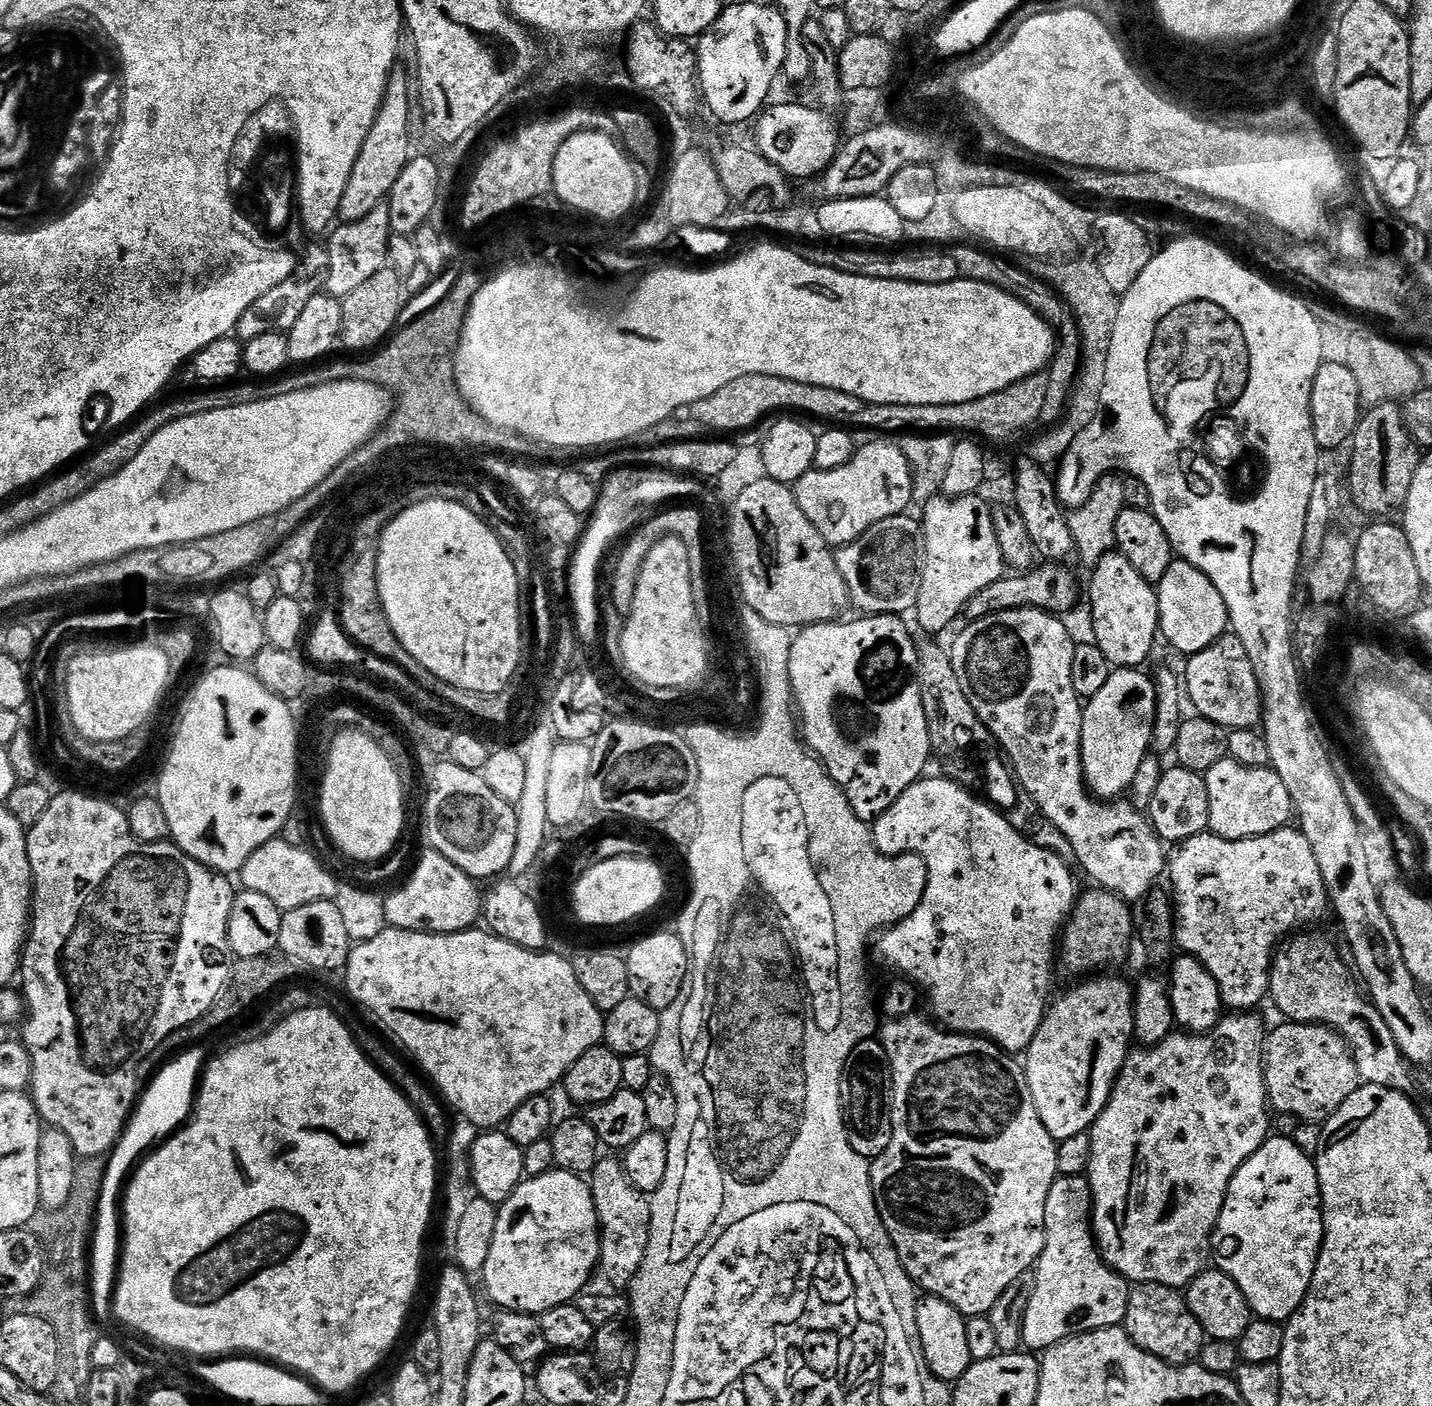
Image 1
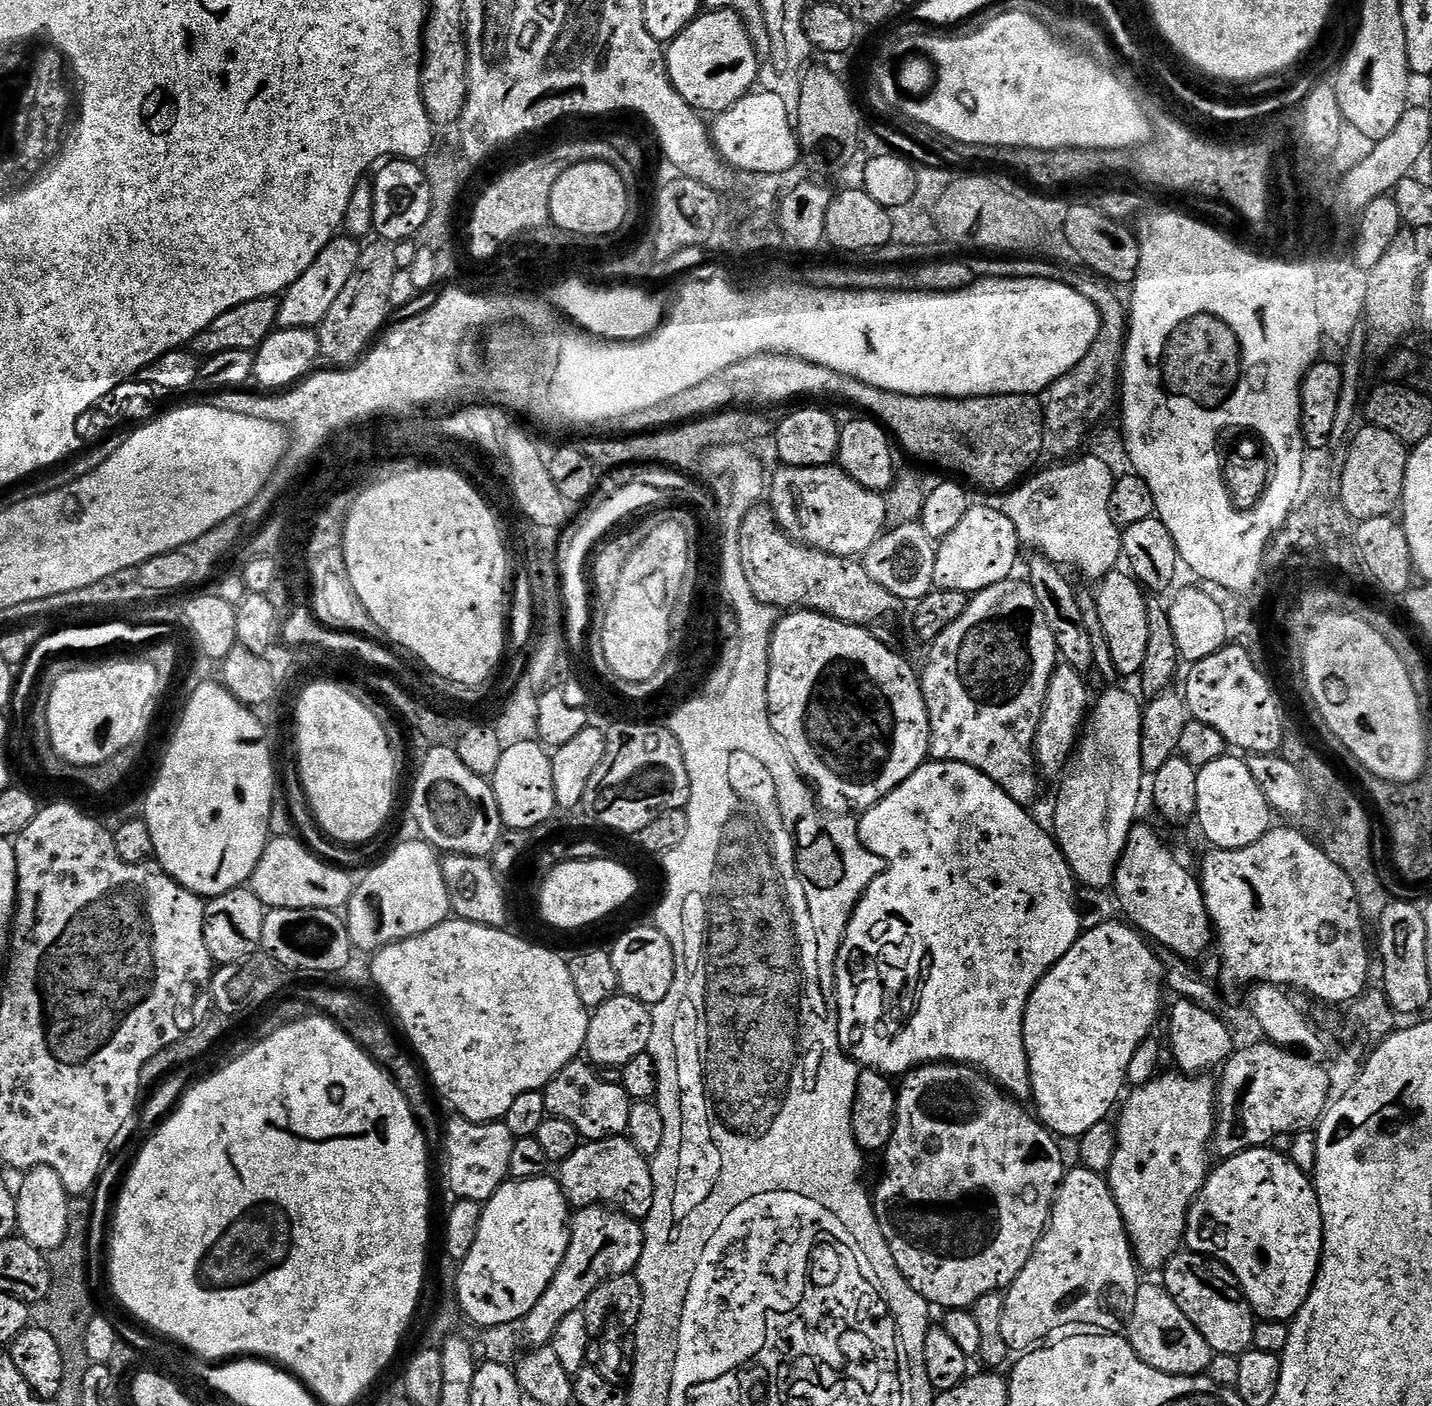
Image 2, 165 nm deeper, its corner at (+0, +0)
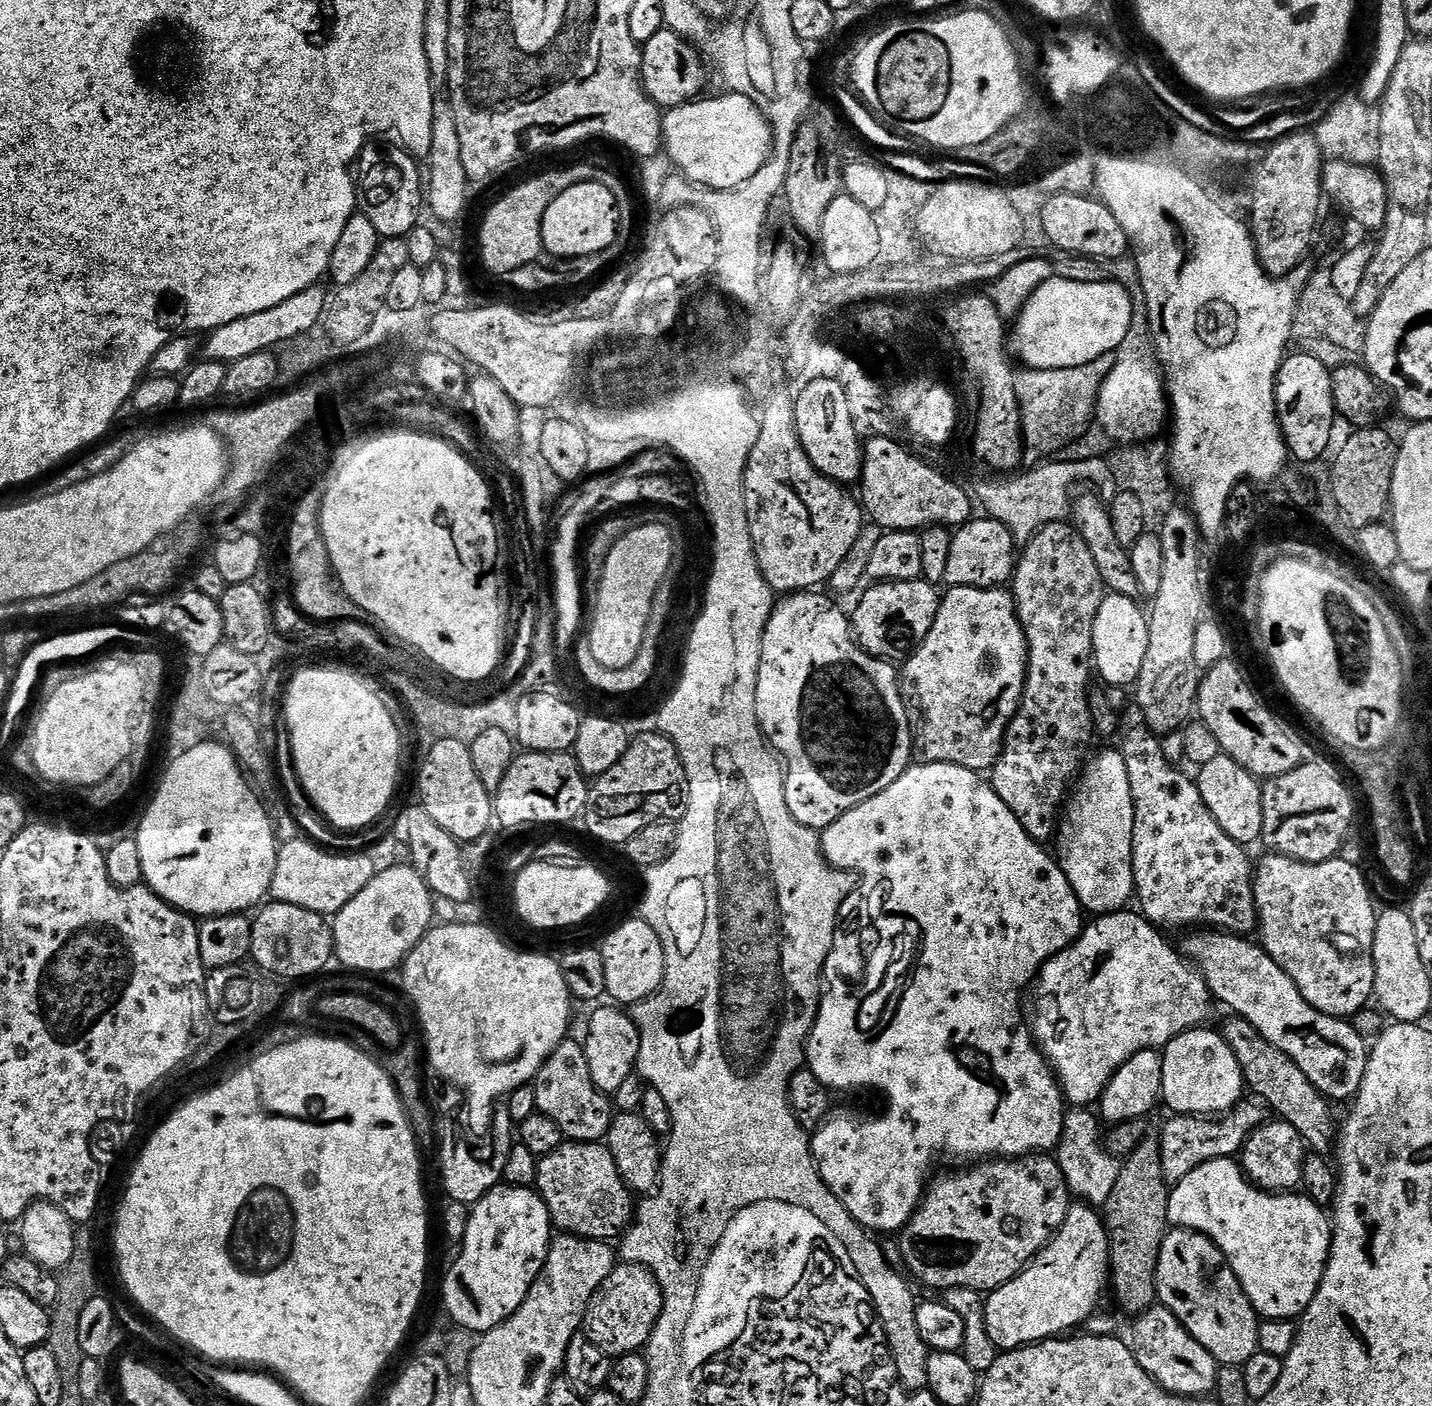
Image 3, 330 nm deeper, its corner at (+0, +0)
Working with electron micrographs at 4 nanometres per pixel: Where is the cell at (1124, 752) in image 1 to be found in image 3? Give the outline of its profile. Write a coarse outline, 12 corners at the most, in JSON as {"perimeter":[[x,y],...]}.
{"perimeter":[[1123,751],[1083,769],[1058,863],[1088,914],[1134,896],[1134,794]]}

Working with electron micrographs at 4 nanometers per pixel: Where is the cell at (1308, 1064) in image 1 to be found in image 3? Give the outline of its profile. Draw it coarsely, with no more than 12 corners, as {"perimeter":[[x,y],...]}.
{"perimeter":[[1245,1098],[1219,1118],[1177,1115],[1160,1132],[1169,1185],[1239,1157],[1269,1119]]}

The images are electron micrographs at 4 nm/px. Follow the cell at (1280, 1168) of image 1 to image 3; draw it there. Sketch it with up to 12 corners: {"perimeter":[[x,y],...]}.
{"perimeter":[[1232,1158],[1190,1170],[1169,1225],[1222,1250],[1264,1320],[1319,1290],[1334,1224]]}

